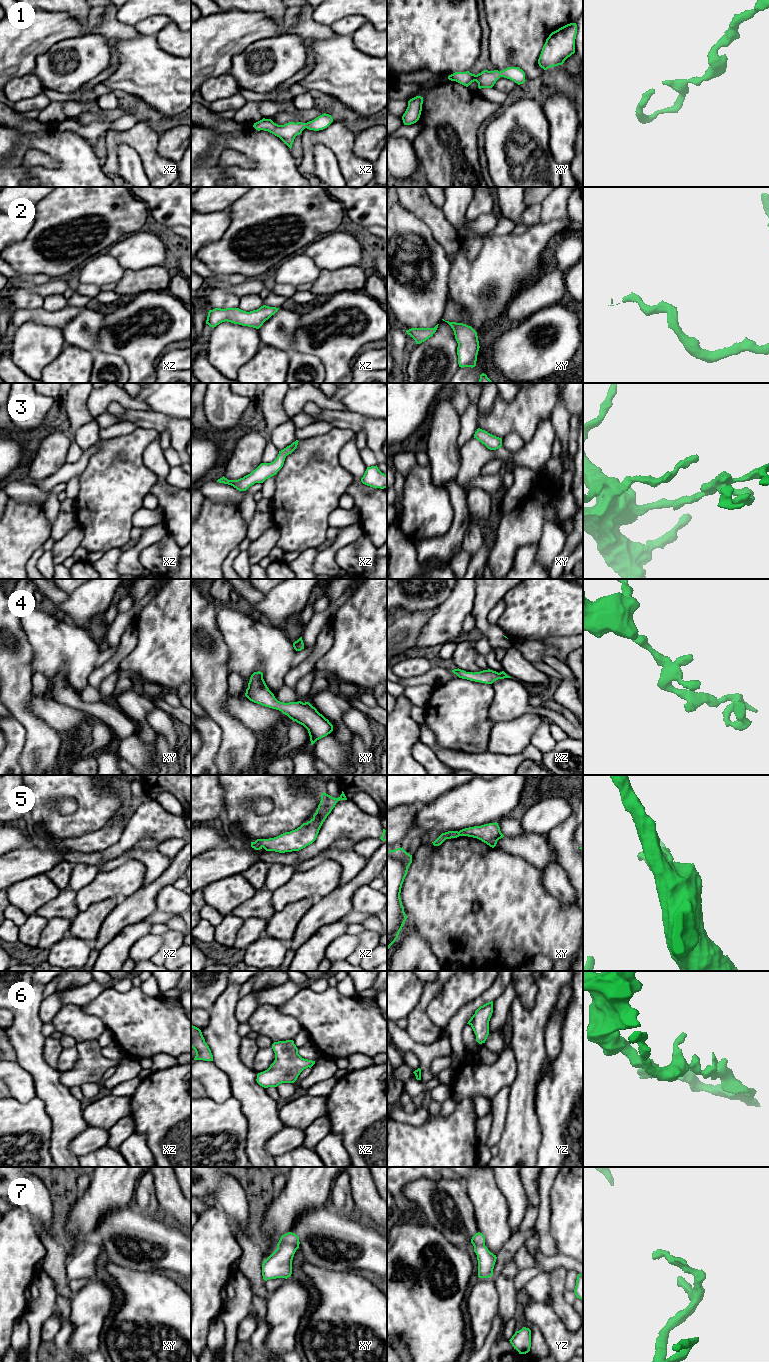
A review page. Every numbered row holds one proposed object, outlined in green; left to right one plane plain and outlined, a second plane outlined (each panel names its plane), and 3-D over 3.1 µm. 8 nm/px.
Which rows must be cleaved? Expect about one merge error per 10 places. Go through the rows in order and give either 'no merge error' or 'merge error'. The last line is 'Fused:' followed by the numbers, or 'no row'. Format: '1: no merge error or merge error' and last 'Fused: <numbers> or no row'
1: no merge error
2: no merge error
3: no merge error
4: no merge error
5: no merge error
6: no merge error
7: no merge error
Fused: no row

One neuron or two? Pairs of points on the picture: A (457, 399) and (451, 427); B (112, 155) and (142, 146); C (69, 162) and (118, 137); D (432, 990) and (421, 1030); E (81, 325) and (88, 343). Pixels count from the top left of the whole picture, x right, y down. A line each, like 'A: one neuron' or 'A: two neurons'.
A: two neurons
B: one neuron
C: two neurons
D: one neuron
E: one neuron

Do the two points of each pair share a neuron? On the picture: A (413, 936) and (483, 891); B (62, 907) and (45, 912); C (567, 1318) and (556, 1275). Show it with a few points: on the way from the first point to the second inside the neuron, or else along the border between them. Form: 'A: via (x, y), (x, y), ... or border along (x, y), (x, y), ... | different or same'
A: border along (407, 918), (428, 942), (432, 952) | different
B: via (58, 907), (49, 910) | same
C: via (560, 1307), (557, 1303), (557, 1286) | same

